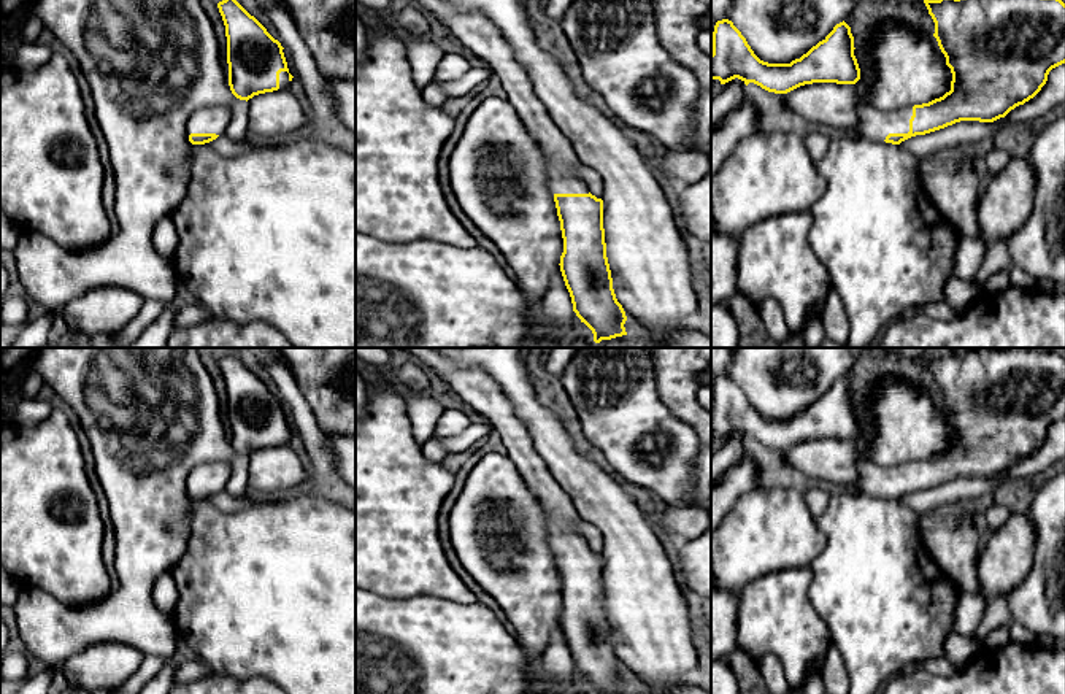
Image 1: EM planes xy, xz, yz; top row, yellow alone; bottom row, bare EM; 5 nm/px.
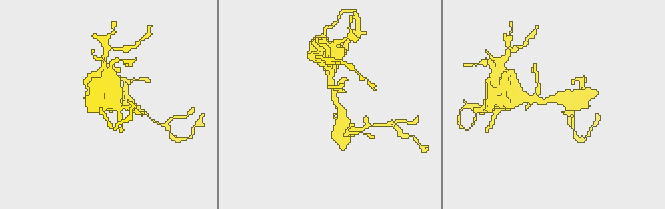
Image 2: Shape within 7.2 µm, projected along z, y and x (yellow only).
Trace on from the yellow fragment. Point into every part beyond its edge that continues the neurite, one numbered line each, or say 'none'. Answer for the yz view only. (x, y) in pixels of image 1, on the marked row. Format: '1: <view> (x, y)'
1: yz (875, 124)

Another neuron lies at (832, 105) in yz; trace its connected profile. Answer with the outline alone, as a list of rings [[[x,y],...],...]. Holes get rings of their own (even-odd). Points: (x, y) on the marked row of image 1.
[[[813,83],[784,94],[786,103],[816,127],[852,132],[865,100],[854,84]]]

